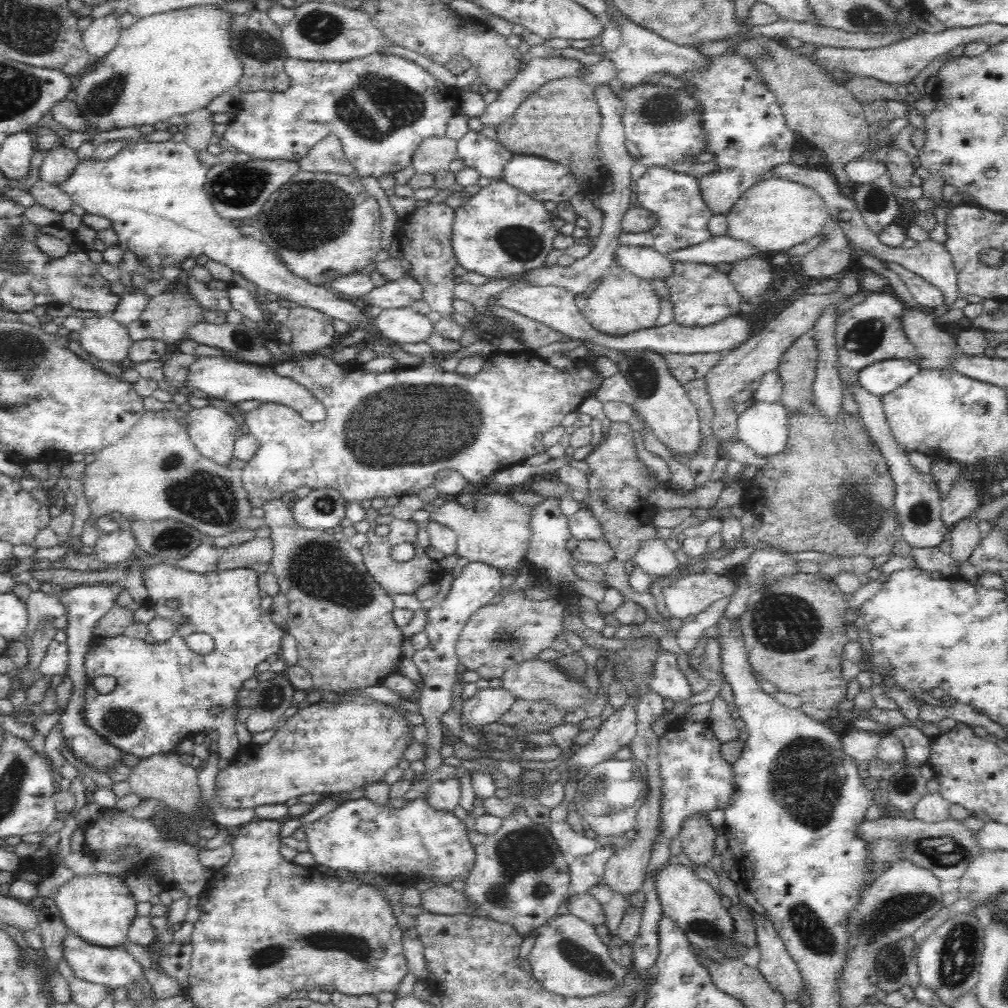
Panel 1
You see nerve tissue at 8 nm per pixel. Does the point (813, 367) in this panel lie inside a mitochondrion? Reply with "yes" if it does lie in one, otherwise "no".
no

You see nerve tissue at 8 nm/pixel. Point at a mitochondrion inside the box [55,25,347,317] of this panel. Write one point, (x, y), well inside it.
(235, 187)

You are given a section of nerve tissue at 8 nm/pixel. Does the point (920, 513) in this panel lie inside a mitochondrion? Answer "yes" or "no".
yes

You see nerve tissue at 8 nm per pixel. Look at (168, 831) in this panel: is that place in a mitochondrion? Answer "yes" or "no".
no

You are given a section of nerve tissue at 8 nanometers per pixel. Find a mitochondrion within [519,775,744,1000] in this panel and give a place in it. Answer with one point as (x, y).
(573, 952)

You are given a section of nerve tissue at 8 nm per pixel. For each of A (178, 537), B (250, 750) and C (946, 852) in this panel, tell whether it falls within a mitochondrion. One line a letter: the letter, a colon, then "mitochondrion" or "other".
A: mitochondrion
B: other
C: mitochondrion

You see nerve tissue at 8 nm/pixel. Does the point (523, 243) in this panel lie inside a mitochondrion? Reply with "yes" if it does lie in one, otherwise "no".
yes

